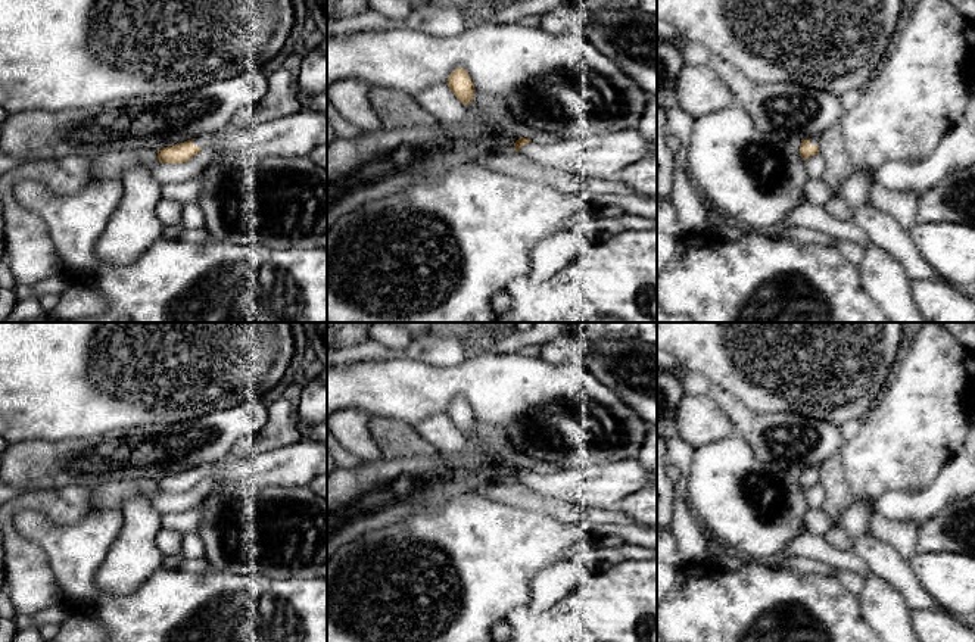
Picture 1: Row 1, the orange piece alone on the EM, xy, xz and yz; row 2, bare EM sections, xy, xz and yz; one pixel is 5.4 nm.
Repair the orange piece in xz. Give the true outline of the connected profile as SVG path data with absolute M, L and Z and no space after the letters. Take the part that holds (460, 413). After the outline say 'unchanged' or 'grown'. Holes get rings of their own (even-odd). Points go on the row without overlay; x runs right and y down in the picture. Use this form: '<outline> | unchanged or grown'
M457 398L455 401L452 401L446 414L464 436L473 431L476 420L465 399Z | unchanged

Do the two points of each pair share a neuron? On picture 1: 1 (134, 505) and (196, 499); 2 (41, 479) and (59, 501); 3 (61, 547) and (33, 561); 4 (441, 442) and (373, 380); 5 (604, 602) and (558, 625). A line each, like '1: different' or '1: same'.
1: different
2: different
3: different
4: different
5: same

